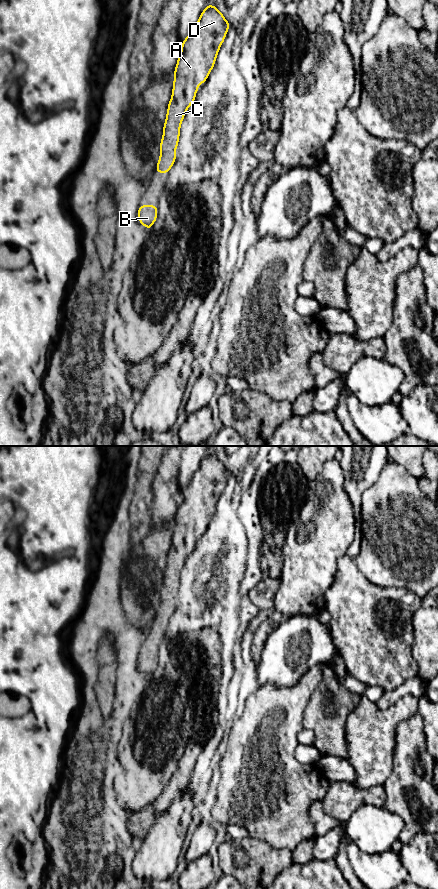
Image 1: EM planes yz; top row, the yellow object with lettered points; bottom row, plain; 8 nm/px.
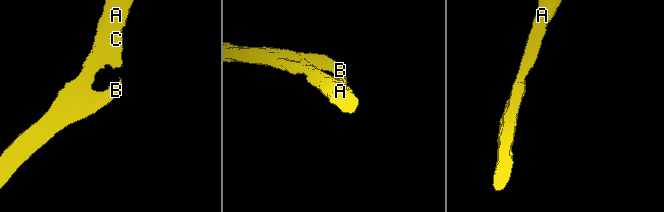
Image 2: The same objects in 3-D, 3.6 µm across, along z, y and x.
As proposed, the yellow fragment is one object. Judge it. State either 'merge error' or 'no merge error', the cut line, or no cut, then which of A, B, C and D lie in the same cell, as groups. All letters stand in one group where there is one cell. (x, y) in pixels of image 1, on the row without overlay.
no merge error | no cut | A B C D

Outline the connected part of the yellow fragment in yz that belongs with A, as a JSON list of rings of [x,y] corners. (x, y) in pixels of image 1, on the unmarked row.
[[[209,451],[182,490],[174,517],[172,544],[163,574],[156,621],[169,621],[174,613],[185,561],[195,549],[199,533],[207,529],[229,475],[224,463]]]

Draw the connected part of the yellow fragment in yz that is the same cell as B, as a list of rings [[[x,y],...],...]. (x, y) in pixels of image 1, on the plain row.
[[[140,653],[138,656],[138,668],[148,678],[157,668],[158,657],[156,653]]]

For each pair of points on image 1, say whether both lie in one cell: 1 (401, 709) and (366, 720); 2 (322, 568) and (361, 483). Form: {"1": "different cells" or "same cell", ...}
{"1": "same cell", "2": "different cells"}

